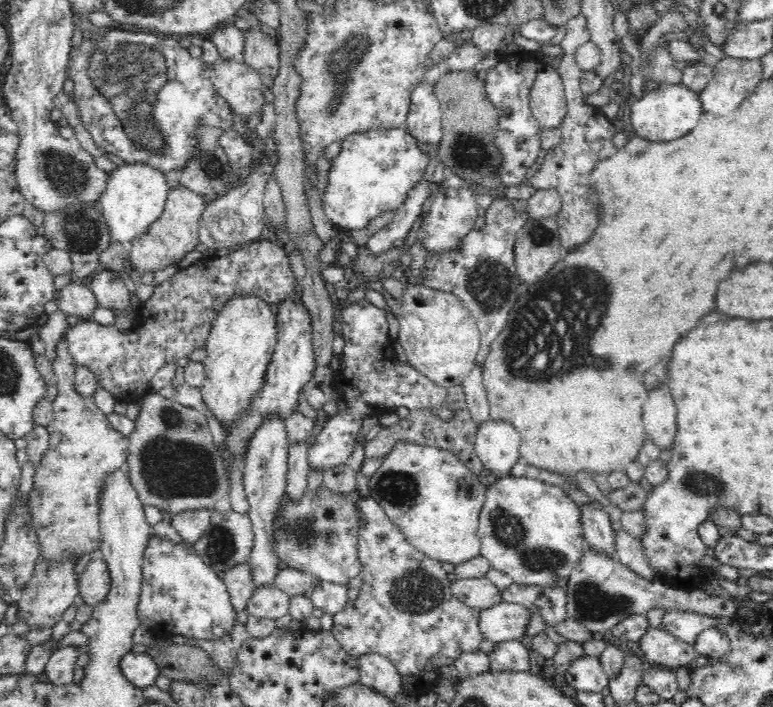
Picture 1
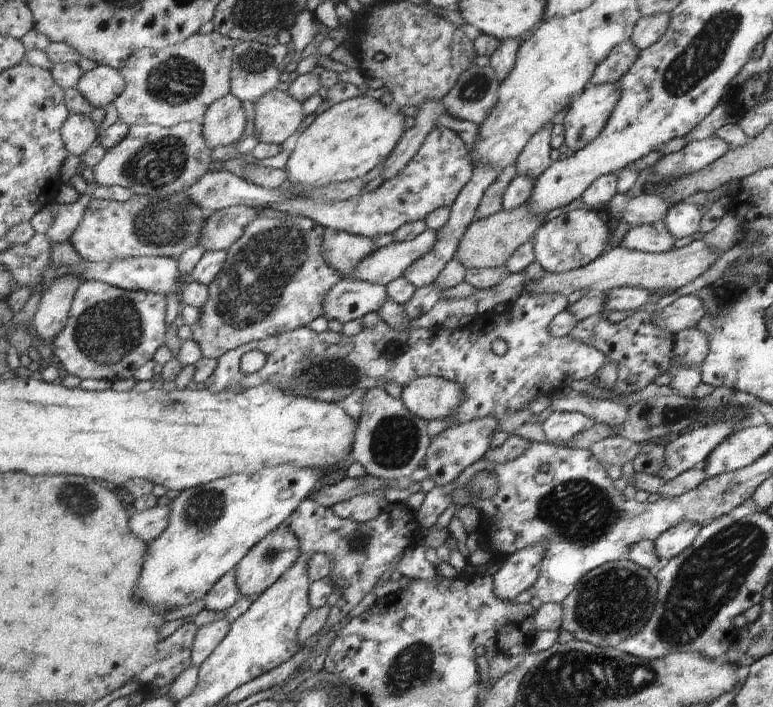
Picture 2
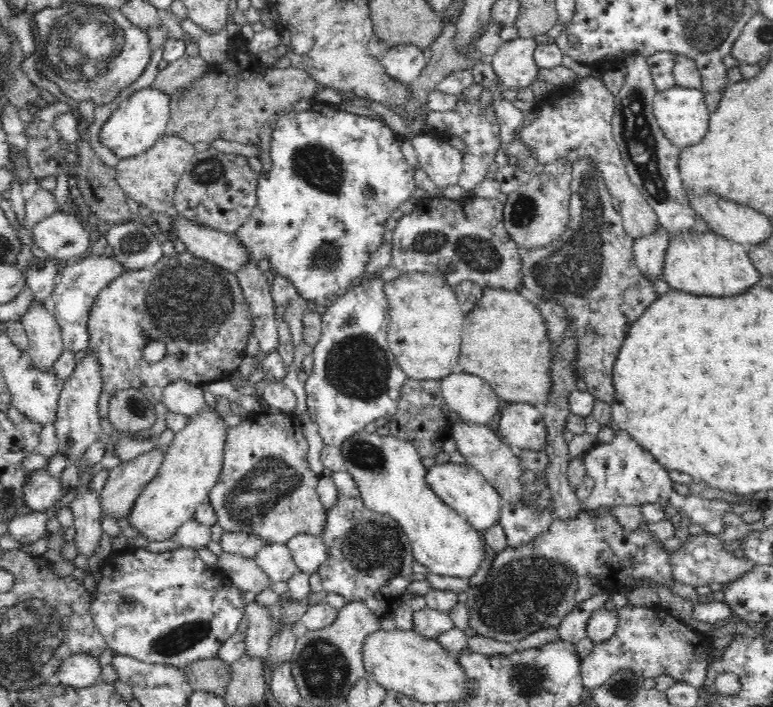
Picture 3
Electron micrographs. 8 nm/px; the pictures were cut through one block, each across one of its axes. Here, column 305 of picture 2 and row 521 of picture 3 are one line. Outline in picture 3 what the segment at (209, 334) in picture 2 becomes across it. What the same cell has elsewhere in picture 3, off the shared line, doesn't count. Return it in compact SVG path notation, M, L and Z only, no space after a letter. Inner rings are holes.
M253 412L243 418L239 425L230 427L225 444L225 457L222 472L220 473L216 486L212 488L209 495L211 507L217 514L217 523L220 527L222 527L225 532L250 534L251 537L260 538L266 545L287 545L290 538L297 537L300 534L308 534L309 536L314 536L316 538L321 537L322 530L324 530L324 526L327 524L327 514L316 493L316 486L318 486L320 475L317 475L310 469L306 454L308 454L308 445L307 442L304 442L302 421L299 416L295 418L295 415L291 416L284 412L266 412L262 414Z

